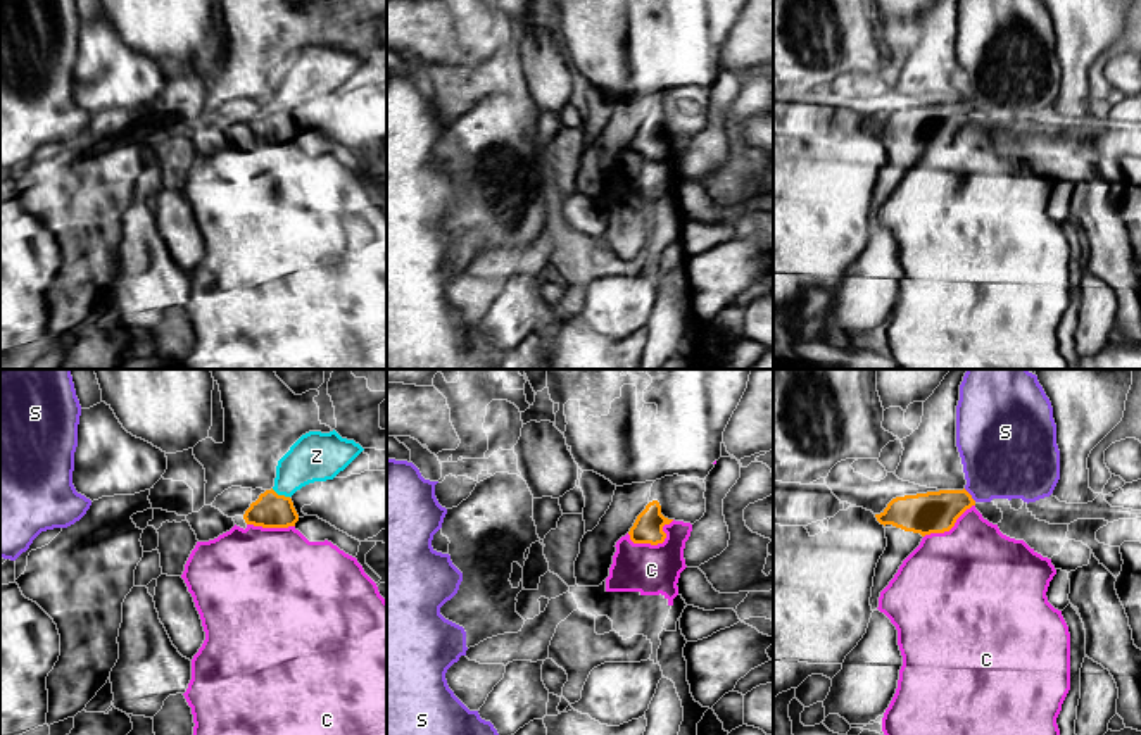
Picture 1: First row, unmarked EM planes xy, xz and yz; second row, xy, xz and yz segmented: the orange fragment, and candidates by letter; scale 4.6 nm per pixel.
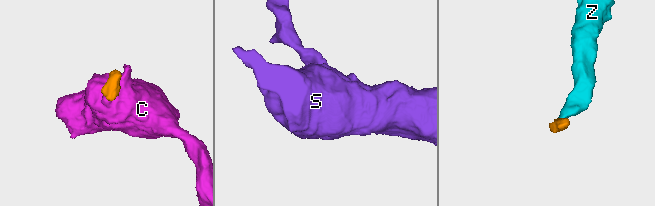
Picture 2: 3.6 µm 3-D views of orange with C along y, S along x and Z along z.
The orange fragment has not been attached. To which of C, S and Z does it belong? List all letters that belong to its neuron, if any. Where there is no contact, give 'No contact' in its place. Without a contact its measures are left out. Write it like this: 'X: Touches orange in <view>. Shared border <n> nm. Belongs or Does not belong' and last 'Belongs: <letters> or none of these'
C: Touches orange in xz. Shared border 240 nm. Does not belong
S: Touches orange in yz. Shared border 90 nm. Does not belong
Z: Touches orange in xy. Shared border 100 nm. Belongs
Belongs: Z

